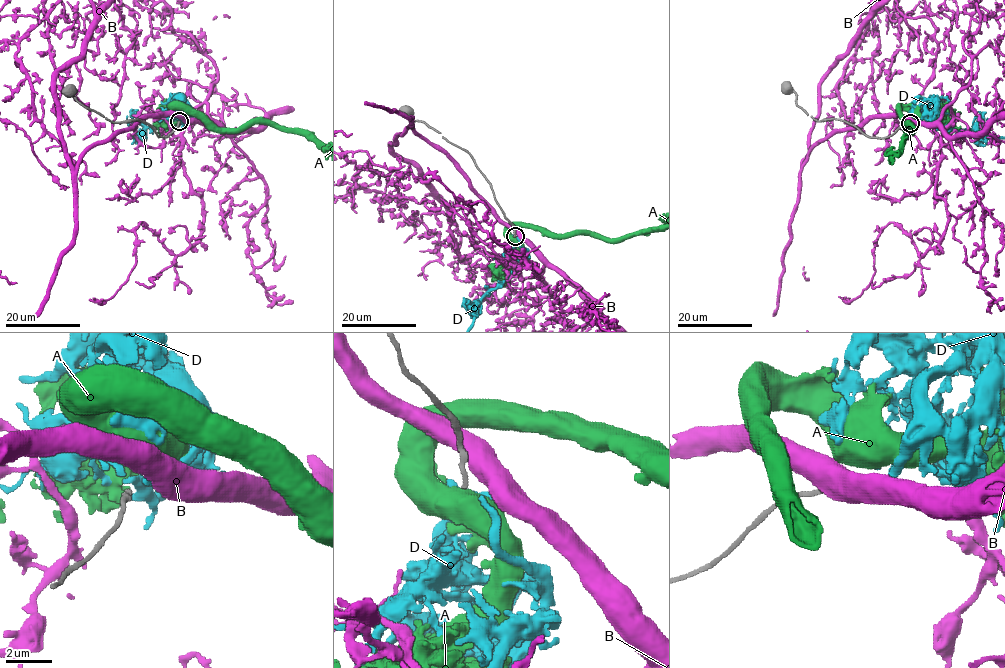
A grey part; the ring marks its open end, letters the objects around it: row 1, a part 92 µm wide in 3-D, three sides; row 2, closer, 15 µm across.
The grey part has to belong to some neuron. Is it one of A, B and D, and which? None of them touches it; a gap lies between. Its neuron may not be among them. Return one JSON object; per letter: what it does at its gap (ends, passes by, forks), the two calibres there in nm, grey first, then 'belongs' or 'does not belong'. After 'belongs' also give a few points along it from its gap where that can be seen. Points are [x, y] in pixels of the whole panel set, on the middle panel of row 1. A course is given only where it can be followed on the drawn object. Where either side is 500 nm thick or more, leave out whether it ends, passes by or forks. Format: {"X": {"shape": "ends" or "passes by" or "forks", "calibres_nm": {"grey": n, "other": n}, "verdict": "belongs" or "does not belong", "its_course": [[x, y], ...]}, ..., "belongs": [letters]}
{"A": {"calibres_nm": {"grey": 190, "other": 700}, "verdict": "does not belong"}, "B": {"calibres_nm": {"grey": 190, "other": 750}, "verdict": "does not belong"}, "D": {"shape": "ends", "calibres_nm": {"grey": 190, "other": 280}, "verdict": "does not belong"}, "belongs": []}

